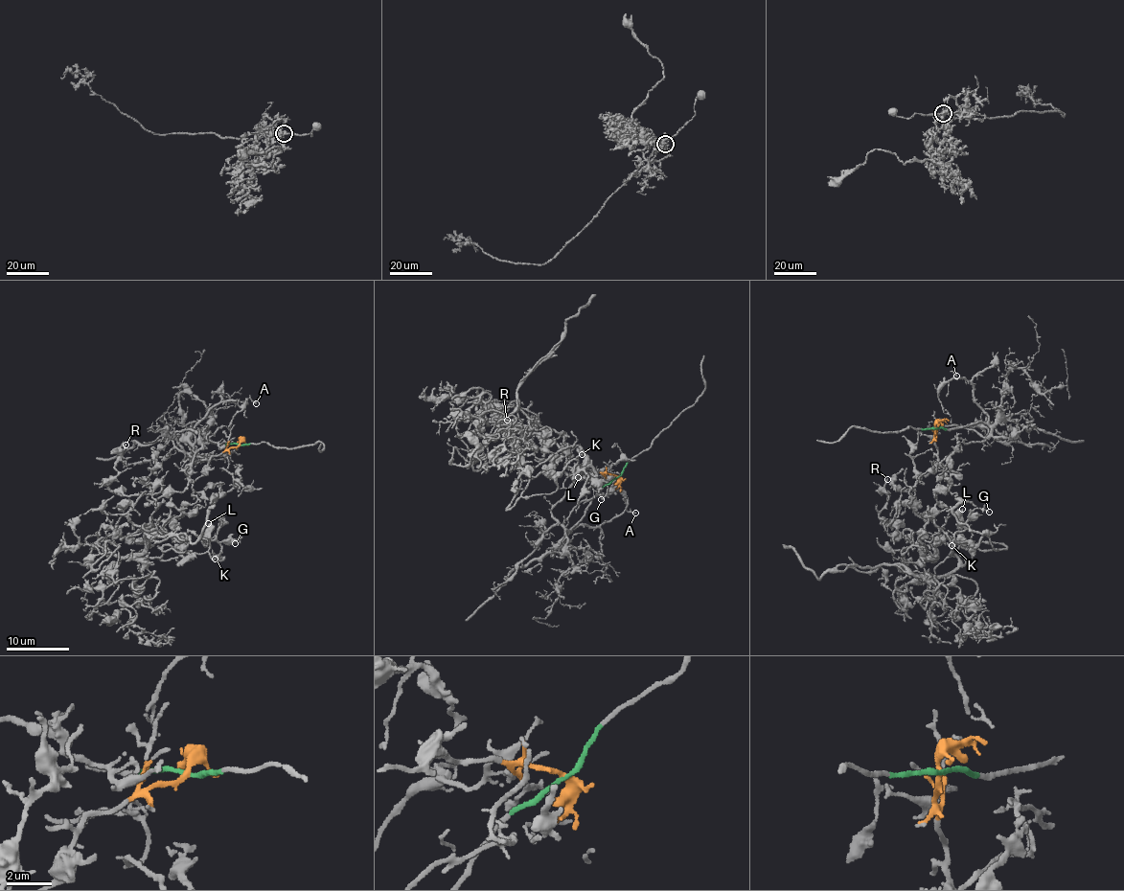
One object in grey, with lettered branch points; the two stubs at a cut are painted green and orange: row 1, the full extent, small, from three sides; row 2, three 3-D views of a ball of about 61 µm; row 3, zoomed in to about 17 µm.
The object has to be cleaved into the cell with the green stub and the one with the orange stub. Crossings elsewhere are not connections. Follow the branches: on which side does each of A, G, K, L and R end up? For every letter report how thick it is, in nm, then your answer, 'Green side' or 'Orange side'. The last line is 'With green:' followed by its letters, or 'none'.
A: Thickness 160 nm. Green side
G: Thickness 150 nm. Orange side
K: Thickness 120 nm. Orange side
L: Thickness 340 nm. Orange side
R: Thickness 220 nm. Orange side
With green: A

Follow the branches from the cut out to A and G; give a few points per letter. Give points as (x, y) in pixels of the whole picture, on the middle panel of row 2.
A: (616, 476), (595, 496), (570, 533), (583, 525), (594, 526), (618, 517), (626, 511), (636, 513)
G: (616, 476), (566, 473), (569, 455), (518, 473), (507, 509), (554, 492), (573, 460), (607, 483), (602, 500)

